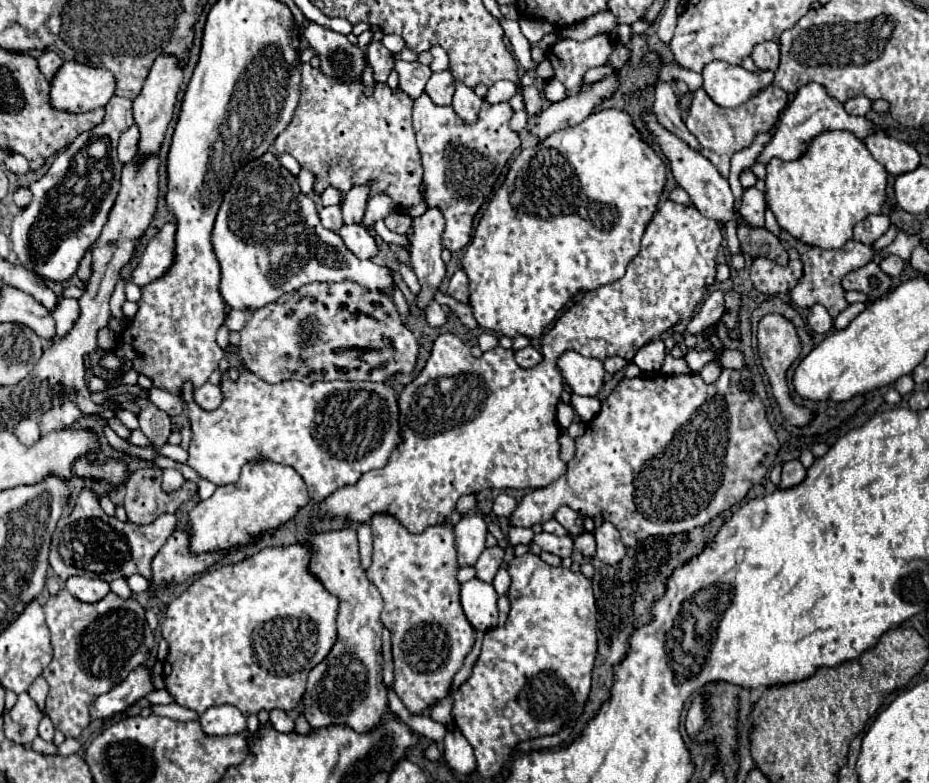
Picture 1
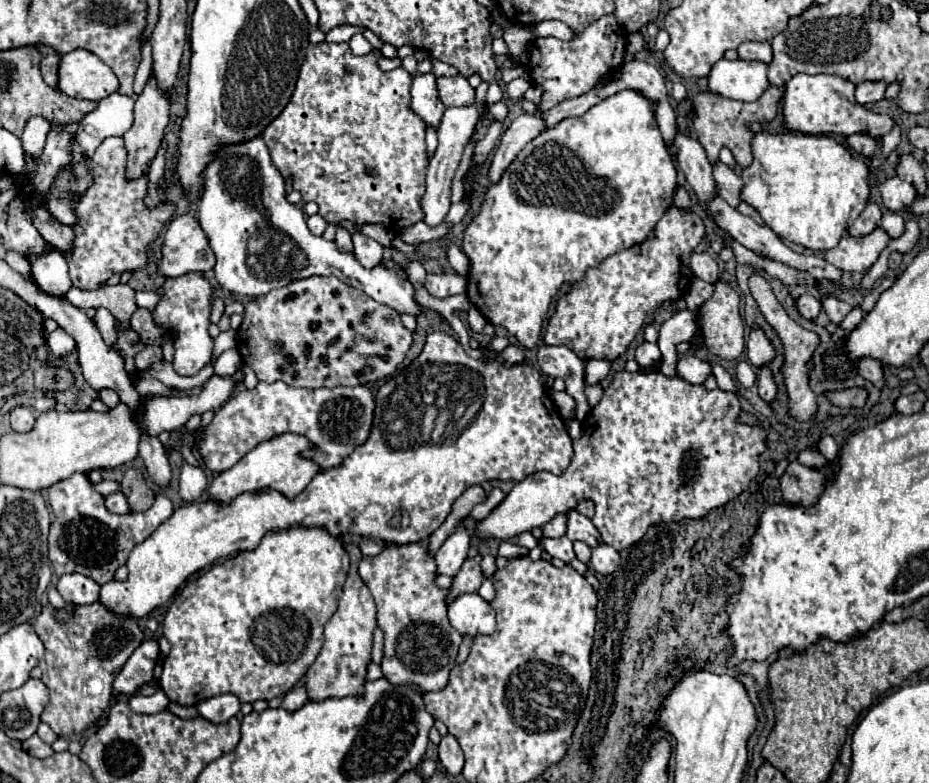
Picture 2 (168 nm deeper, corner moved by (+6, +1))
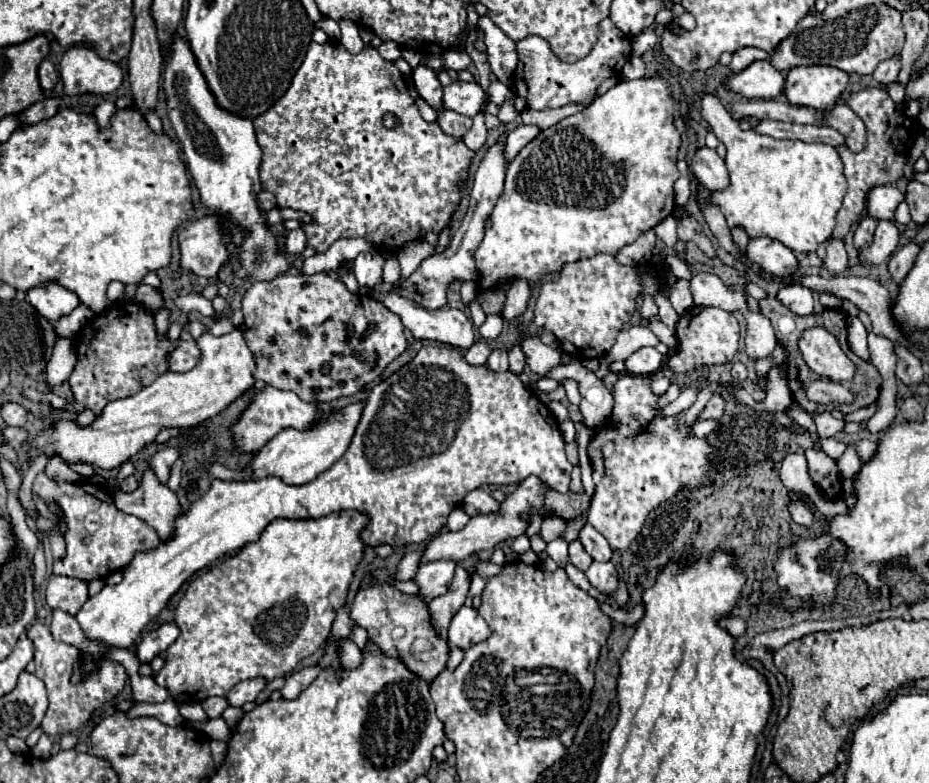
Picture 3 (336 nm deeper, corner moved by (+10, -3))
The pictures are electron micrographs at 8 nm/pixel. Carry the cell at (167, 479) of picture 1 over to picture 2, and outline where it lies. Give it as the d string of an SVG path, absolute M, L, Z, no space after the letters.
M73 474L63 482L55 482L55 486L45 490L45 498L55 516L49 532L49 560L55 574L79 572L97 584L113 580L115 570L127 562L129 552L173 514L171 500L163 494L157 494L153 506L145 512L111 514L105 508L105 498L91 488L85 474Z

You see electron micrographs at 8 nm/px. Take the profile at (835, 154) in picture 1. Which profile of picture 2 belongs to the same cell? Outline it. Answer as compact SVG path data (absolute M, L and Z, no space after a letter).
M757 132L751 138L751 150L753 162L741 172L745 184L741 200L753 206L763 222L783 240L811 250L835 248L867 204L867 164L849 156L849 150L831 136L801 132Z

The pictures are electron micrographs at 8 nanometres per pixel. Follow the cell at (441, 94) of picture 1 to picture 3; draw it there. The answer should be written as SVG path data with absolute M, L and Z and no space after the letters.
M451 82L443 88L443 106L473 118L485 104L485 92L477 82Z

